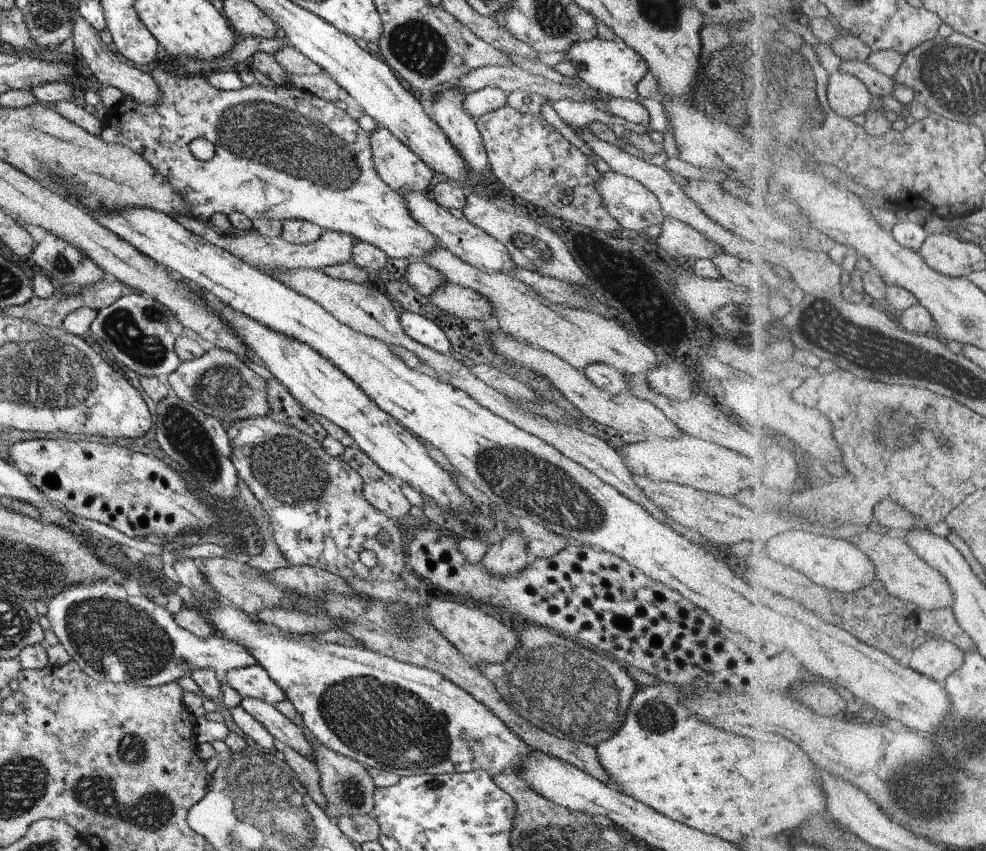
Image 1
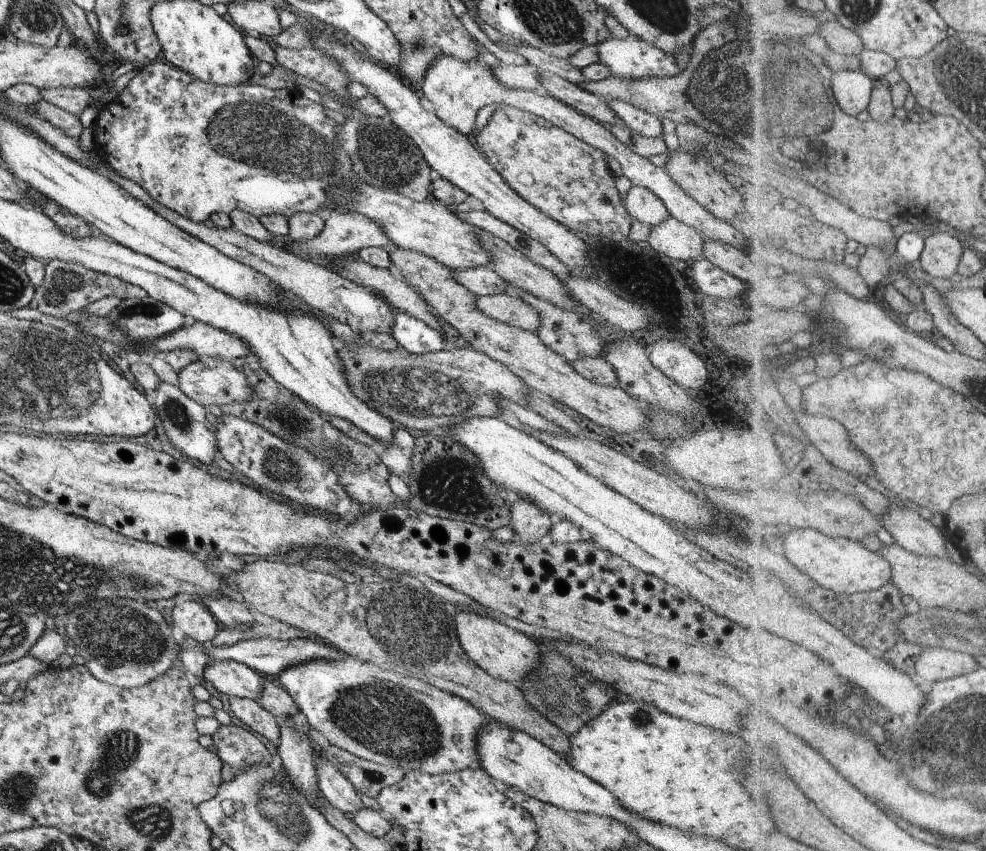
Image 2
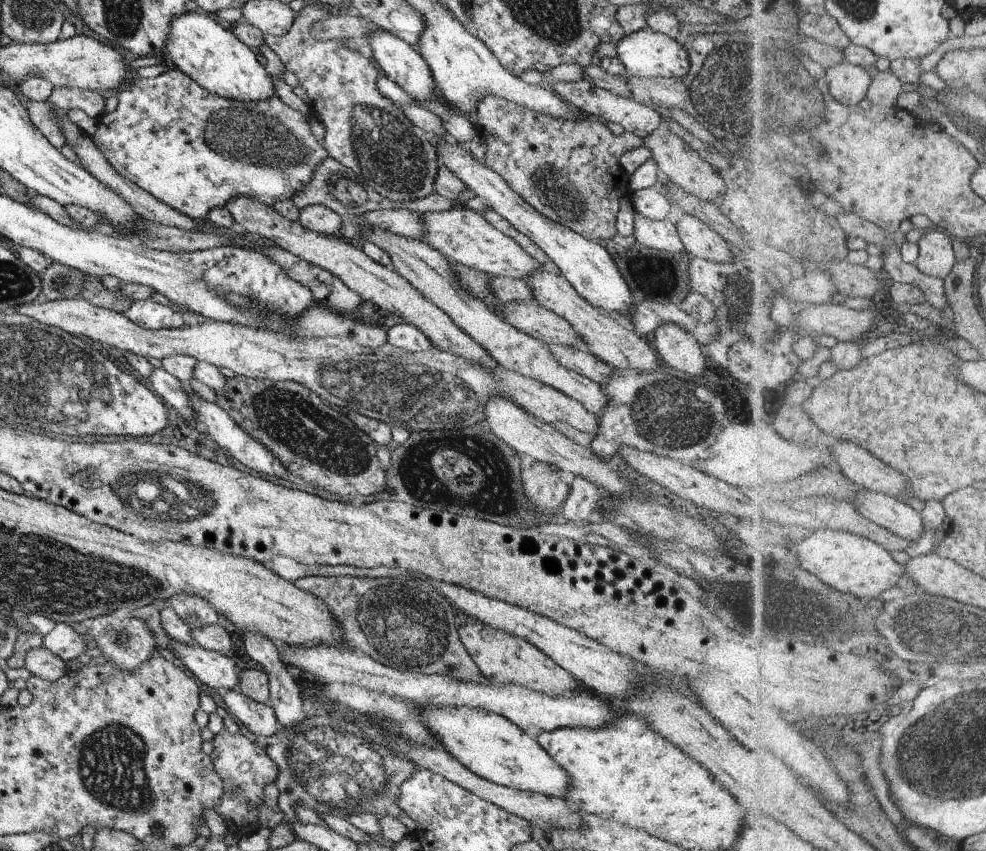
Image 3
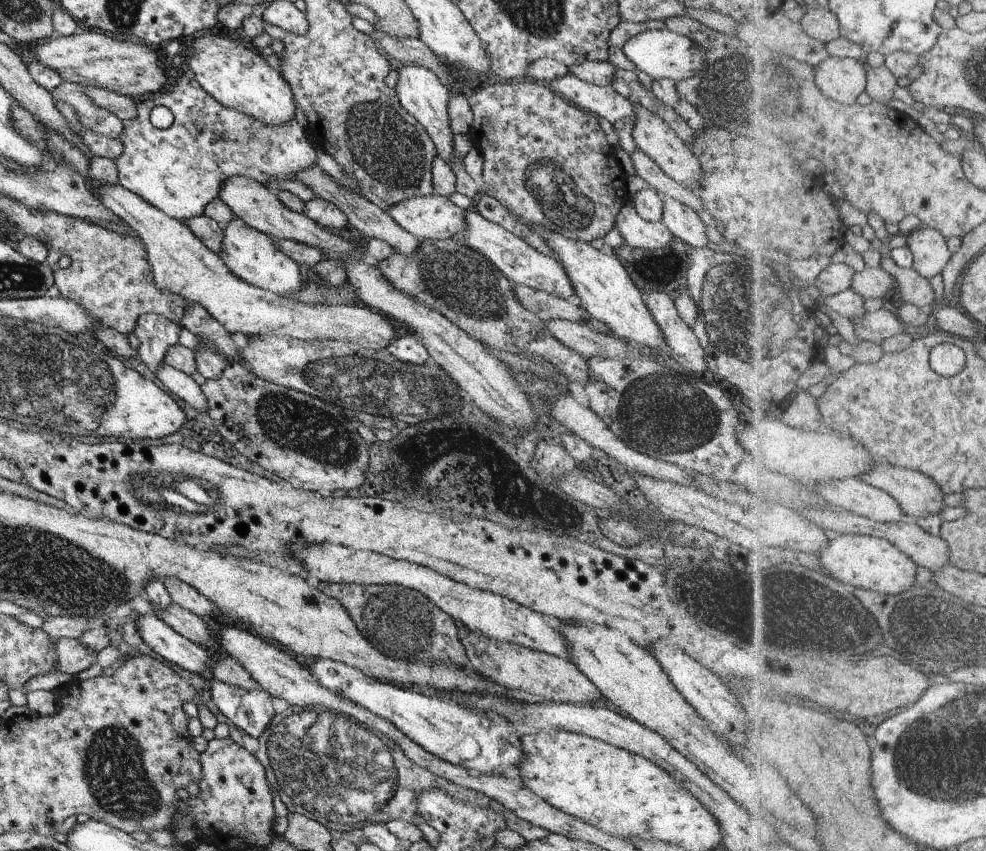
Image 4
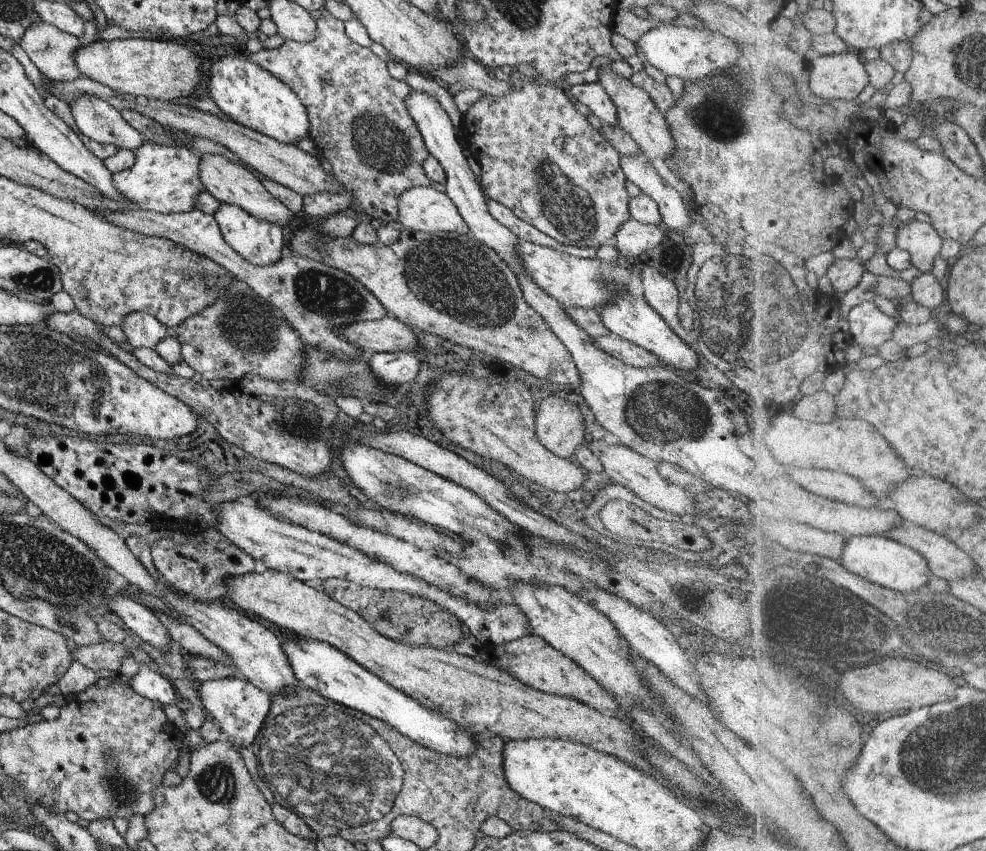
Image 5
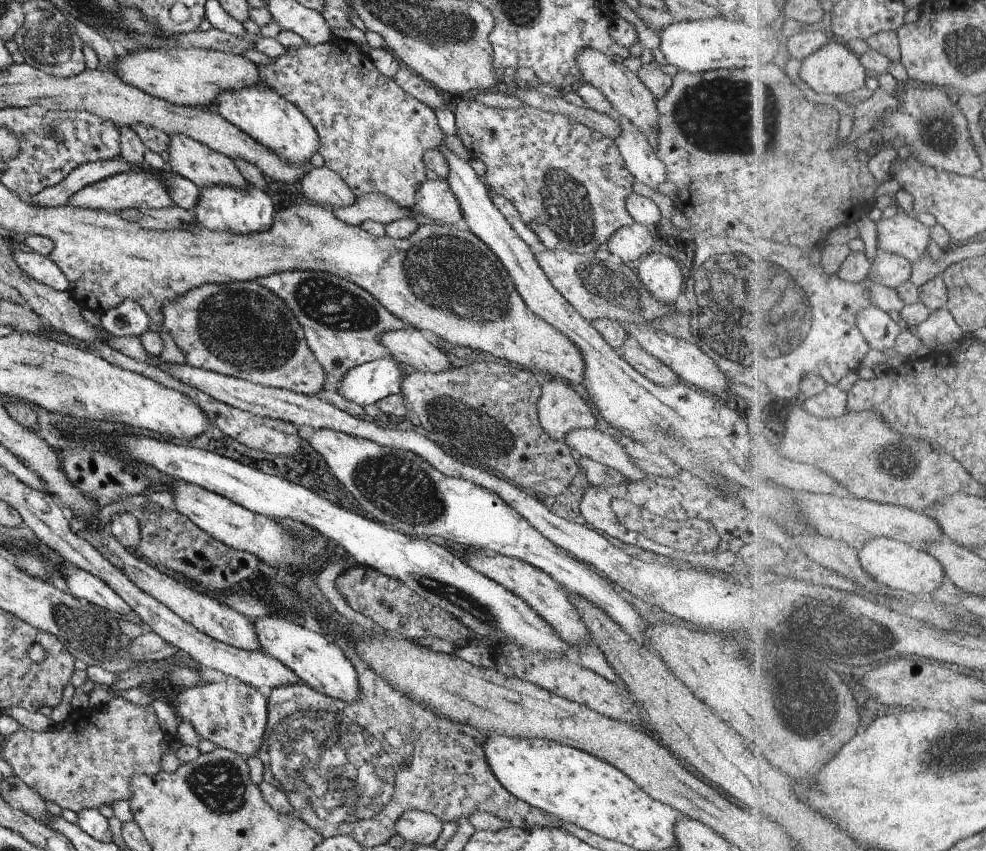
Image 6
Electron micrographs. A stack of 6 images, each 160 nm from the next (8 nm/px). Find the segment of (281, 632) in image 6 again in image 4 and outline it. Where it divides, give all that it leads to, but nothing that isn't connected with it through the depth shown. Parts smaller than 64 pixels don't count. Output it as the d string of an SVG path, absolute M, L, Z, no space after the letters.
M315 659L304 663L312 678L323 688L394 724L411 742L449 764L461 765L475 774L502 775L507 766L516 767L522 761L517 730L501 718L473 712L453 700L425 696L384 683L336 660Z

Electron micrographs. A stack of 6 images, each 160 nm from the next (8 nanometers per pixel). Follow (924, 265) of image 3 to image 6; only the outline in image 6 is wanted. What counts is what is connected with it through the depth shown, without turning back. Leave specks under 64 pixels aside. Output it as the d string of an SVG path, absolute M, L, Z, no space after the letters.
M898 211L893 217L881 217L877 226L878 252L901 255L912 263L927 254L931 230L913 212Z

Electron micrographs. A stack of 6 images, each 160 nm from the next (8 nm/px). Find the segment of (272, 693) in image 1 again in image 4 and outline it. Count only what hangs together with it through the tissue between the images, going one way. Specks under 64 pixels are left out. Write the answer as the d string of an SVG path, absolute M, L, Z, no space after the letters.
M140 614L136 616L134 622L139 640L153 652L187 672L195 672L201 676L207 657L199 645L177 634L155 615Z

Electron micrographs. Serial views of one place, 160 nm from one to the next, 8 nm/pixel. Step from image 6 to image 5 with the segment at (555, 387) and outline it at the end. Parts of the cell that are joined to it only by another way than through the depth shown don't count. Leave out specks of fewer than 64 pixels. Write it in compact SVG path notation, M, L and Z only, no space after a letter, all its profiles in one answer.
M548 395L540 400L538 410L534 415L534 433L537 440L549 452L564 459L571 459L576 448L584 442L585 422L574 403L565 398Z

